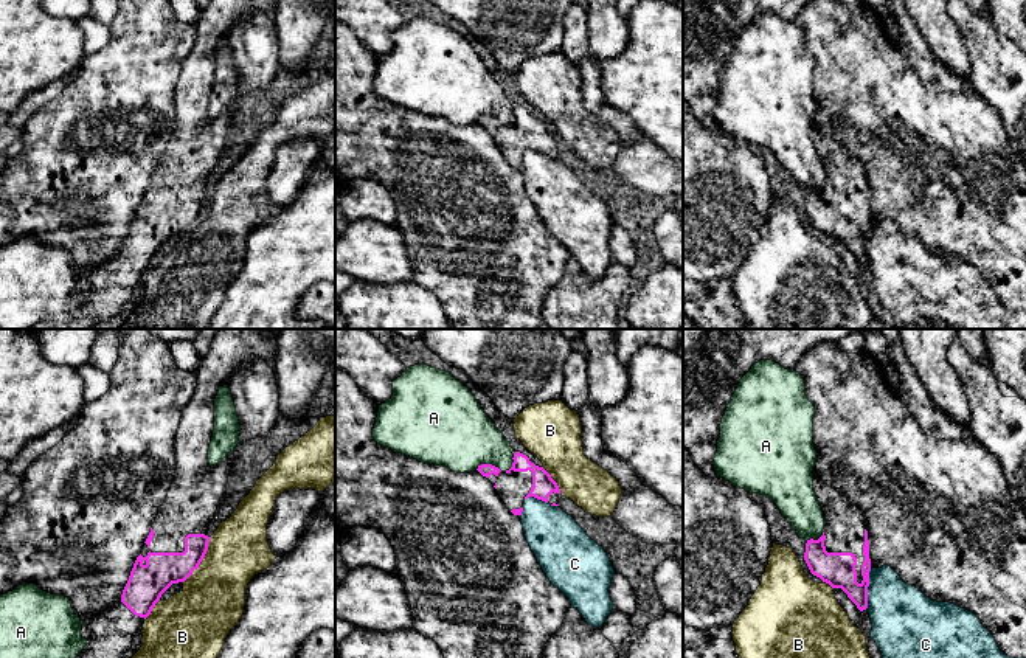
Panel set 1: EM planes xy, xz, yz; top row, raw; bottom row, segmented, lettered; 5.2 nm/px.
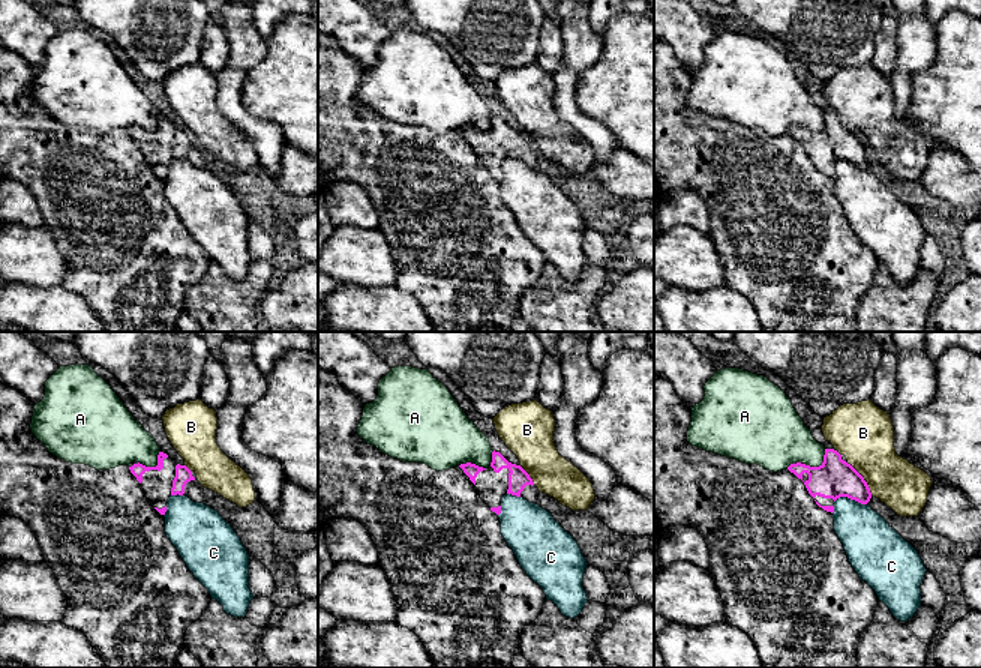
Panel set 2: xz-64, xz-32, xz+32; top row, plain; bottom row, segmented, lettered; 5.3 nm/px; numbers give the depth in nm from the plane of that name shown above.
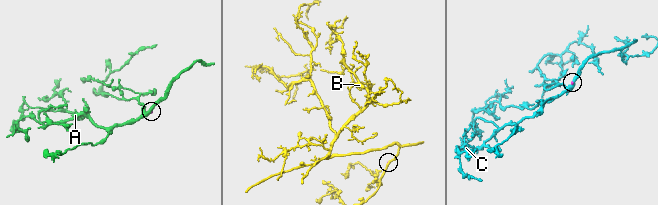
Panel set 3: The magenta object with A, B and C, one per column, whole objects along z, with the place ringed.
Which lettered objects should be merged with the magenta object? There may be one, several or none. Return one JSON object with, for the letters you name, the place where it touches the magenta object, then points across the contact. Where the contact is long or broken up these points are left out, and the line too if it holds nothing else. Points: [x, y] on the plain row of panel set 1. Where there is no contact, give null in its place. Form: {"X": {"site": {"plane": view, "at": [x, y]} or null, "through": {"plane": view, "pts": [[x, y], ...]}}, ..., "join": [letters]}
{"join": []}

